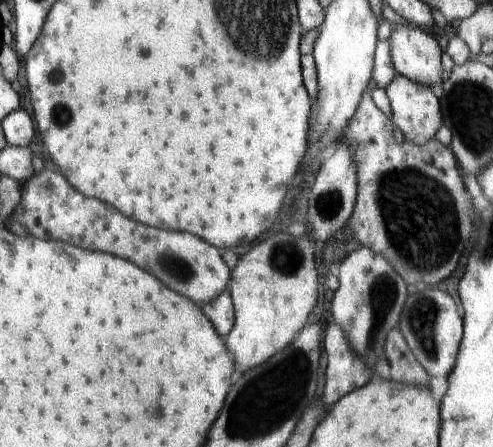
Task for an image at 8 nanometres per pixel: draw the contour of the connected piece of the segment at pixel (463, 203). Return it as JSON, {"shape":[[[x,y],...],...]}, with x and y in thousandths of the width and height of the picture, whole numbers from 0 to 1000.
{"shape":[[[757,190],[738,201],[718,260],[696,291],[686,322],[706,324],[718,342],[724,367],[724,452],[714,483],[702,501],[694,530],[704,568],[722,553],[746,555],[771,568],[779,582],[819,624],[830,647],[848,631],[884,635],[909,622],[925,595],[929,577],[957,523],[957,441],[945,425],[937,385],[913,329],[901,327],[884,309],[860,322],[836,322],[828,313],[807,320],[797,300],[795,268],[777,255],[755,221]]]}

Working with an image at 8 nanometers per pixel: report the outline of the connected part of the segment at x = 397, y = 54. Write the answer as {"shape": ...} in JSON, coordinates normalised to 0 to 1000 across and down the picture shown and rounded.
{"shape":[[[799,51],[799,67],[791,72],[787,94],[791,98],[791,125],[795,125],[795,139],[799,139],[805,163],[824,170],[836,183],[852,183],[852,188],[872,192],[876,206],[890,219],[899,210],[899,150],[895,143],[899,119],[880,81],[864,76],[844,58]]]}

